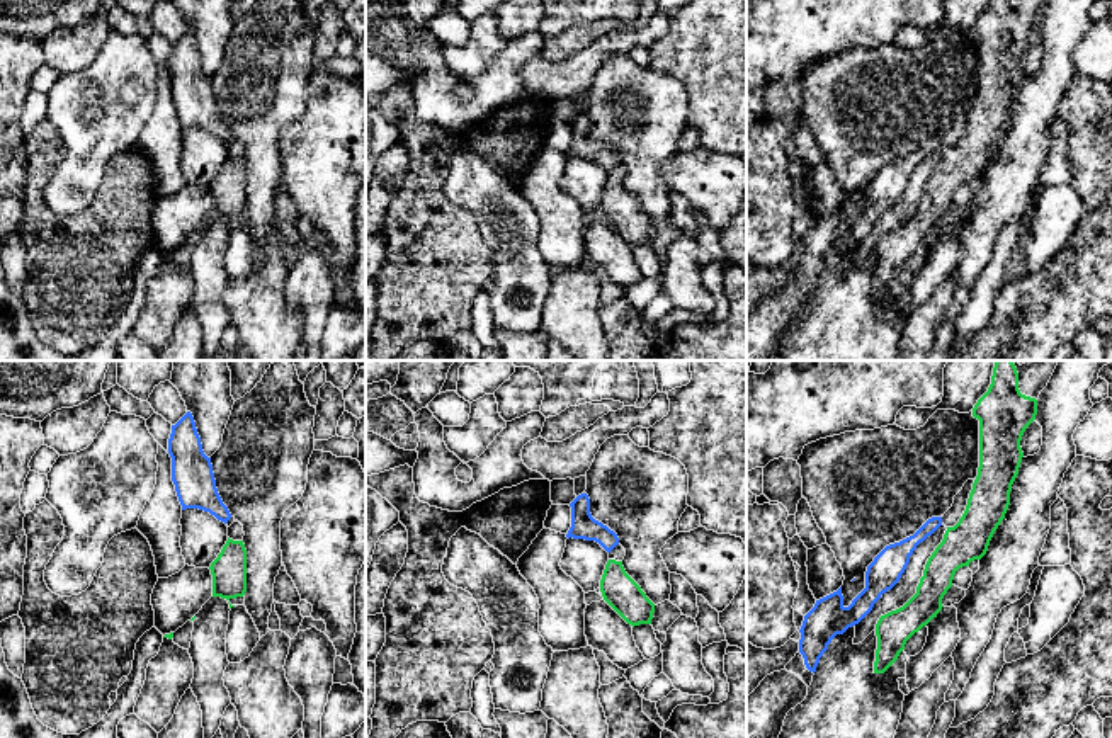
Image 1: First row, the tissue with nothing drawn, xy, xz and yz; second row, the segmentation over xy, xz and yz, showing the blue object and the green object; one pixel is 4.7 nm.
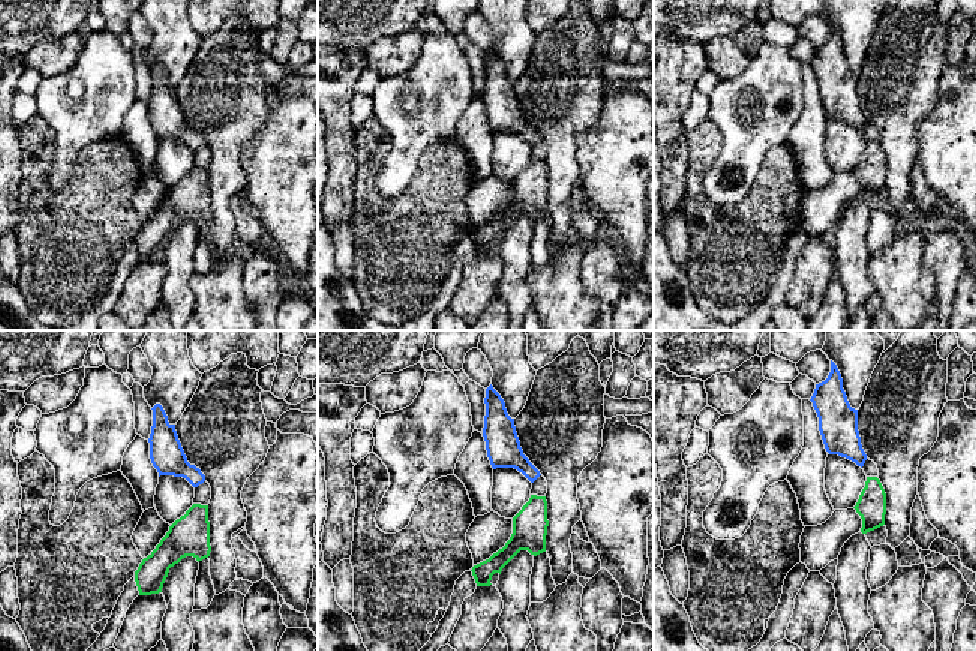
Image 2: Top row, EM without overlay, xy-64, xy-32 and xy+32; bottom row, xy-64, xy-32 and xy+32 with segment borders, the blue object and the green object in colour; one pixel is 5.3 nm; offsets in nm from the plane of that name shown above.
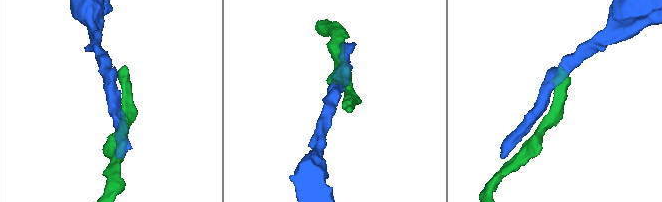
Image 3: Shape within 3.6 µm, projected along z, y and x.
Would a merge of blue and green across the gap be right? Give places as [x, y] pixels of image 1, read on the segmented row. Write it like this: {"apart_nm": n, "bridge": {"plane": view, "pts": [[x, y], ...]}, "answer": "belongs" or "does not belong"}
{"apart_nm": 40, "bridge": {"plane": "yz", "pts": [[941, 524], [947, 527]]}, "answer": "does not belong"}

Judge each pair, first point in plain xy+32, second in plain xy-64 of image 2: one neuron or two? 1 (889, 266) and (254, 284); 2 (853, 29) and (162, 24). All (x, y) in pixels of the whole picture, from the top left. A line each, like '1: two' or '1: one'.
1: two
2: one

